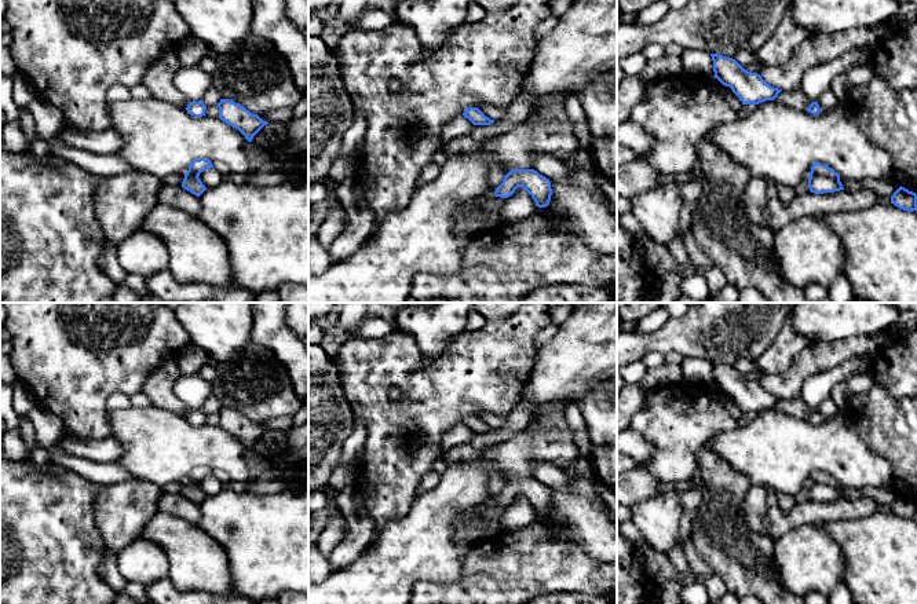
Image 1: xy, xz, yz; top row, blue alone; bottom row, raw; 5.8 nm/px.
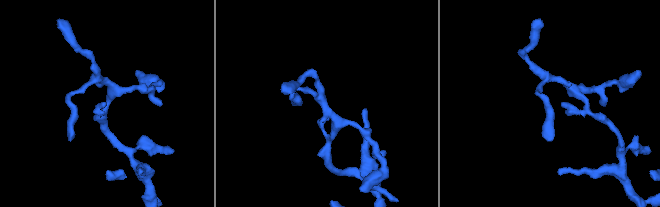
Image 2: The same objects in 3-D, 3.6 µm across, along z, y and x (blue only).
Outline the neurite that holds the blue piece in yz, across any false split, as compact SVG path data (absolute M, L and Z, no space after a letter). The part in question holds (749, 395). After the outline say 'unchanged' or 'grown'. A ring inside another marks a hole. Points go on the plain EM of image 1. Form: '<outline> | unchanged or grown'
M710 362L715 387L730 395L742 413L774 409L782 398L767 392L760 382L745 378L735 367Z | unchanged

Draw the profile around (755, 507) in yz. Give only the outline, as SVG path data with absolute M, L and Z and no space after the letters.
M752 486L744 499L744 520L749 531L767 537L764 517L767 513L767 493L763 487Z

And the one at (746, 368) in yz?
M741 359L734 367L748 380L760 382L763 373L755 366L752 360Z

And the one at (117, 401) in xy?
M116 392L109 398L109 407L112 409L128 409L131 406L131 398L125 393Z

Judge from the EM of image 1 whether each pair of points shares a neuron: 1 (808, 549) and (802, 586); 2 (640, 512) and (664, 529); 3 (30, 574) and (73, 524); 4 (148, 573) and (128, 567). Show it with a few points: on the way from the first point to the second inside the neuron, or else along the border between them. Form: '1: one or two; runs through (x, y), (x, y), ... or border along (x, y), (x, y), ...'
1: one; runs through (807, 559), (802, 577)
2: one; runs through (646, 515), (658, 523)
3: one; runs through (36, 562), (61, 537)
4: one; runs through (143, 568), (132, 567)

